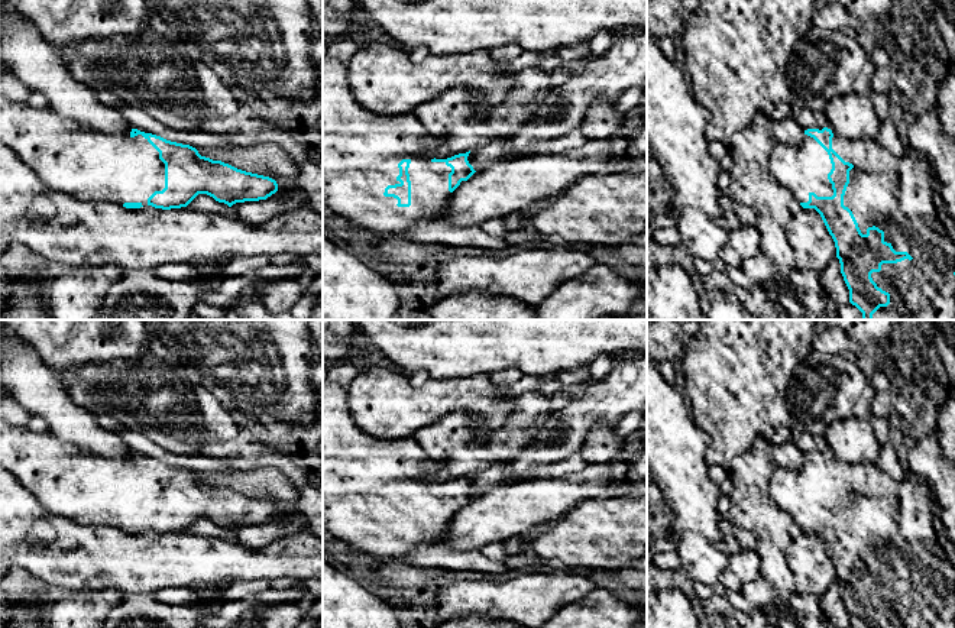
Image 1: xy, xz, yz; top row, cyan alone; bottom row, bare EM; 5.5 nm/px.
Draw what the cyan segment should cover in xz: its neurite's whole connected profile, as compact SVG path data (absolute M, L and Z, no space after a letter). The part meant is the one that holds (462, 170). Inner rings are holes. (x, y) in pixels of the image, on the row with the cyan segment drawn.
M323 58L323 207L331 214L386 237L405 237L417 221L437 220L451 192L478 172L467 161L470 150L436 159L437 143L438 137L427 132L414 111L383 116L362 107L350 90L347 64Z

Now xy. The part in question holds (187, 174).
M1 96L0 142L19 156L48 190L81 201L171 210L187 207L198 194L207 194L232 207L236 203L266 200L278 191L275 179L201 156L190 145L137 129L132 129L129 136L100 132L58 116L51 109L35 109Z

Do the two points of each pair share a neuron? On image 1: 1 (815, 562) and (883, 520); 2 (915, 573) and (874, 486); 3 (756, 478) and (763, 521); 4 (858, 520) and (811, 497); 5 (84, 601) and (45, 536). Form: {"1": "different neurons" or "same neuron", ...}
{"1": "different neurons", "2": "same neuron", "3": "same neuron", "4": "same neuron", "5": "different neurons"}

